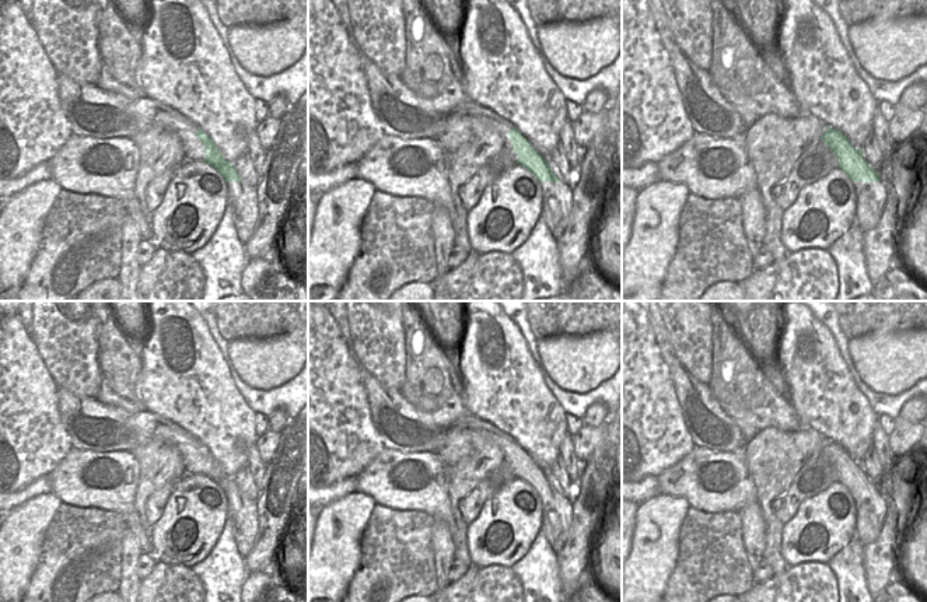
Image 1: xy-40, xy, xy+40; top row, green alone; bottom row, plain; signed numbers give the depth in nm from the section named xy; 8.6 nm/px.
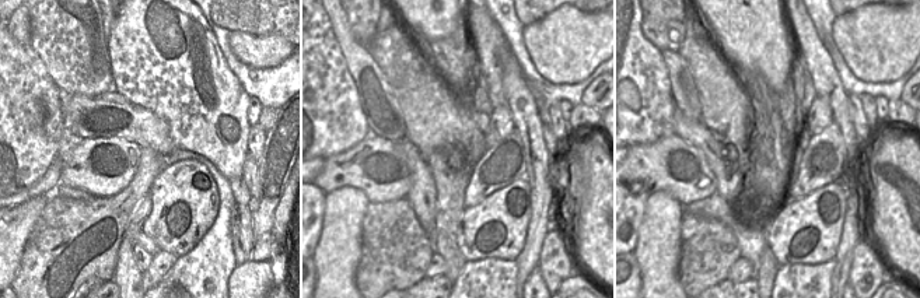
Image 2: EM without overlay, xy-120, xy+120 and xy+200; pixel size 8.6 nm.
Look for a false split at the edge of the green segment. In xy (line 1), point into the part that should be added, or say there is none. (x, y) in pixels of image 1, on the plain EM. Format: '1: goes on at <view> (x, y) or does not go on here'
1: does not go on here

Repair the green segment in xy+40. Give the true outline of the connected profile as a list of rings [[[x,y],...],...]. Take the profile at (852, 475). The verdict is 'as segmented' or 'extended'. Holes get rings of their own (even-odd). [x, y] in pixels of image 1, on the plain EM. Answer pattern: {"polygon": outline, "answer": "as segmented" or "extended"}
{"polygon": [[[828,440],[822,454],[835,466],[839,475],[839,482],[850,491],[851,496],[881,496],[879,489],[865,475],[863,461],[853,461],[840,444]]], "answer": "as segmented"}

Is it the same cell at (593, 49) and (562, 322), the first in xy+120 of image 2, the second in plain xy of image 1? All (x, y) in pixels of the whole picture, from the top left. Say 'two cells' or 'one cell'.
two cells

